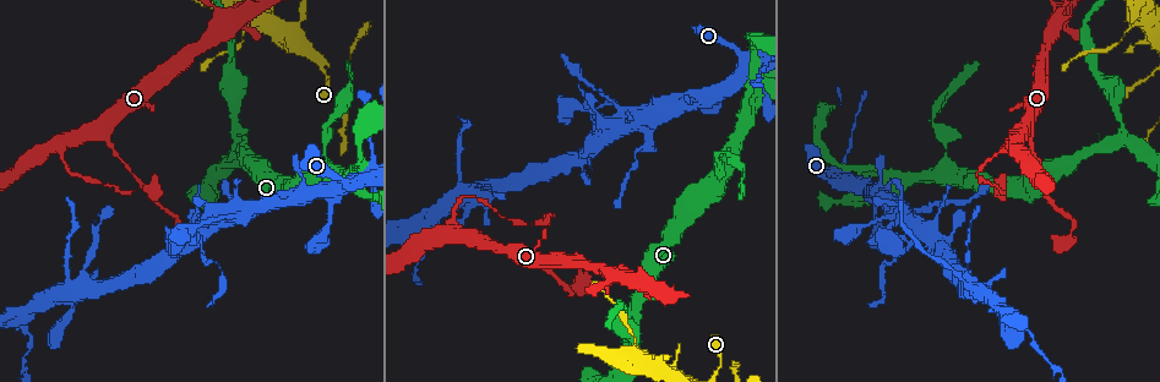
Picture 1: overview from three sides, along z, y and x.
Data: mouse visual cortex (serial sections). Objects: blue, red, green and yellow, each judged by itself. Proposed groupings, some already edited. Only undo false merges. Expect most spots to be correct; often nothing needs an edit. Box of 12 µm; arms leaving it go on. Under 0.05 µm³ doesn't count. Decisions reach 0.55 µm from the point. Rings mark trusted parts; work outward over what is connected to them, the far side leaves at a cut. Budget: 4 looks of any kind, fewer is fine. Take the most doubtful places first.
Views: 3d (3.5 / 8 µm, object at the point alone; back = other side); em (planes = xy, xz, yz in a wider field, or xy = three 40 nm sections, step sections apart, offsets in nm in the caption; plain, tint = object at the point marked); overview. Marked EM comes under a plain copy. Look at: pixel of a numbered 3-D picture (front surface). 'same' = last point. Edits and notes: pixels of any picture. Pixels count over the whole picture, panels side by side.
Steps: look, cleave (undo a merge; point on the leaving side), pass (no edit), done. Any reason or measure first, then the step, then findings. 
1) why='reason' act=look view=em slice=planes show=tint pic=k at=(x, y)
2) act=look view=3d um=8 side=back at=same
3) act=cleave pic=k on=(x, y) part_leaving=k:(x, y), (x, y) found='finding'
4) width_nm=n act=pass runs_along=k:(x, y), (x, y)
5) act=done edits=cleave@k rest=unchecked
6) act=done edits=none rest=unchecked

act=look view=3d um=3.5 pic=1 at=(992, 159)

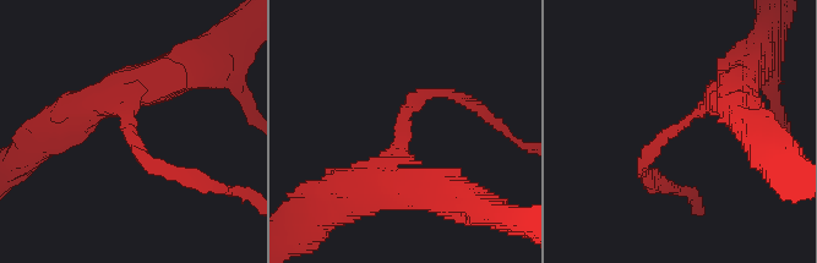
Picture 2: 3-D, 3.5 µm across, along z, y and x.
arm_widths_nm=150,450 why='need the tissue' act=look view=em slice=xy step=1 show=tint pic=2 at=(404, 129)

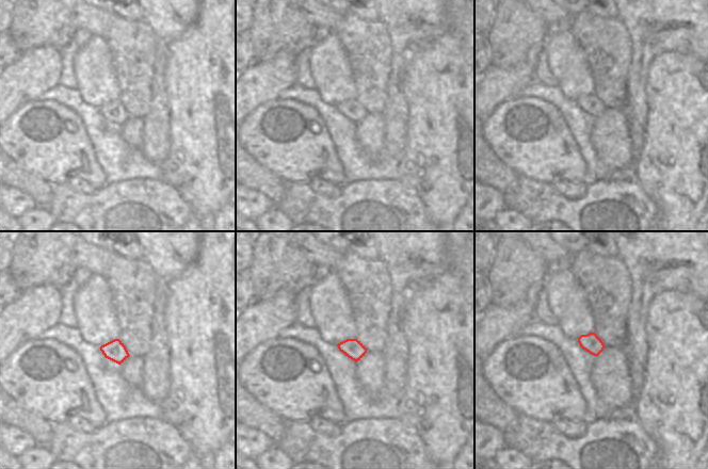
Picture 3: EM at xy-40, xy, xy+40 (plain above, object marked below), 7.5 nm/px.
act=pass runs_along=2:(736, 93), (660, 138), (642, 173) found='continuous, no second cell'

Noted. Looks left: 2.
why='two arms in line, one across' act=look view=3d um=3.5 pic=1 at=(203, 237)

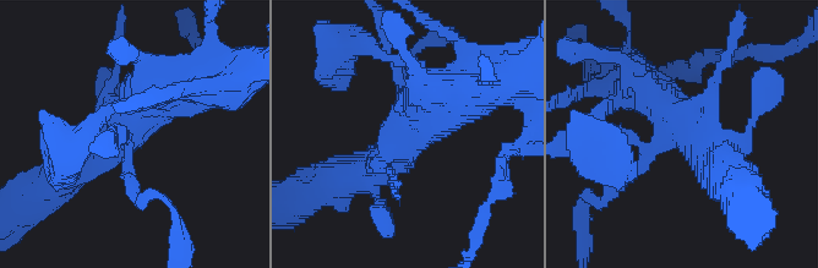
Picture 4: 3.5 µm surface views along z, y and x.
why='need the tissue' act=look view=em slice=xy step=5 show=tint pic=4 at=(130, 144)

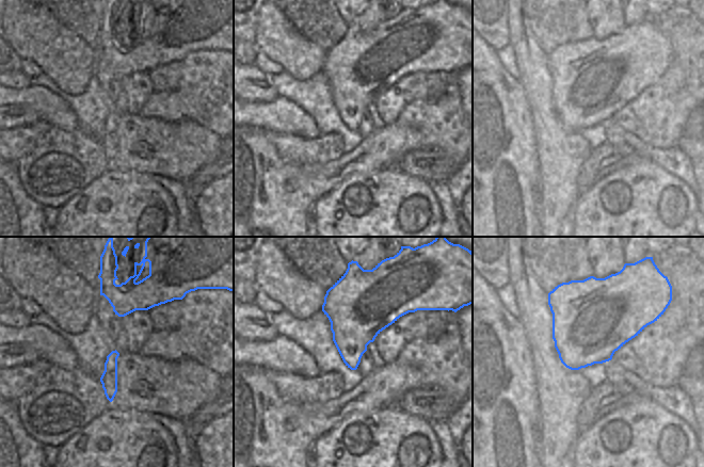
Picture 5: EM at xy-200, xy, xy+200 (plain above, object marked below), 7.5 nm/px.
act=pass runs_along=4:(470, 93), (369, 171), (354, 174) found='all the same cell'

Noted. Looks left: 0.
act=done edits=none rest=unchecked

